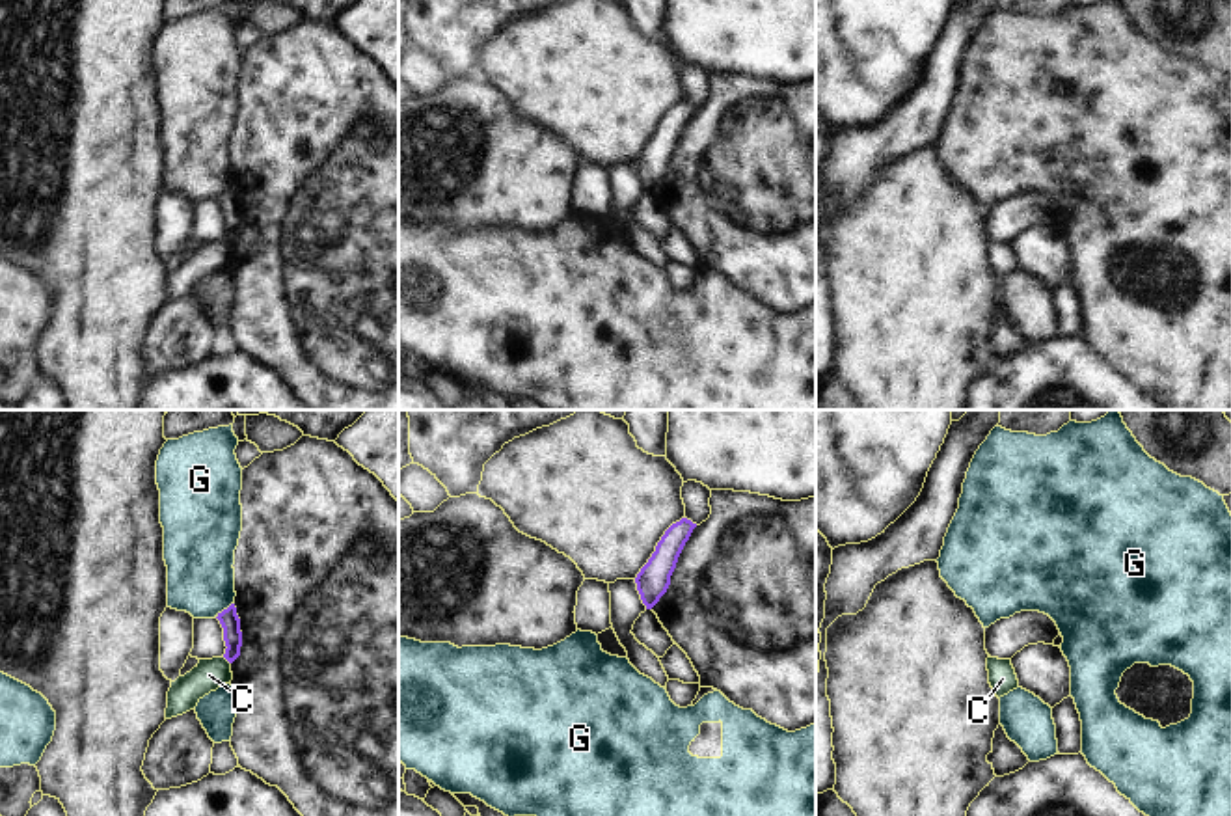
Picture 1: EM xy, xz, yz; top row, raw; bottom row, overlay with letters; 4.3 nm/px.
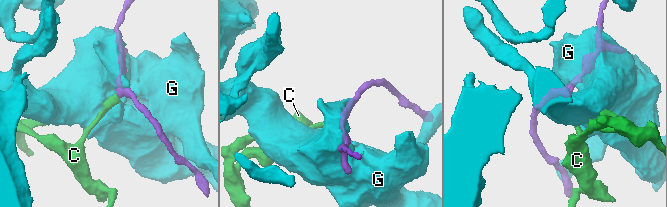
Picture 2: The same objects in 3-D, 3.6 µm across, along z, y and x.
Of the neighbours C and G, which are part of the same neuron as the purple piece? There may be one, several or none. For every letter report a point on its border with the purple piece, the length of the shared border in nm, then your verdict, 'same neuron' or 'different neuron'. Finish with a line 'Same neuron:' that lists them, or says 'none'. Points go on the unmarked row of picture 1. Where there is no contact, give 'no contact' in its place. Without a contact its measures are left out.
C: contact xy (226, 241); length 50 nm; different neuron
G: contact xy (224, 192); length 100 nm; different neuron
Same neuron: none

